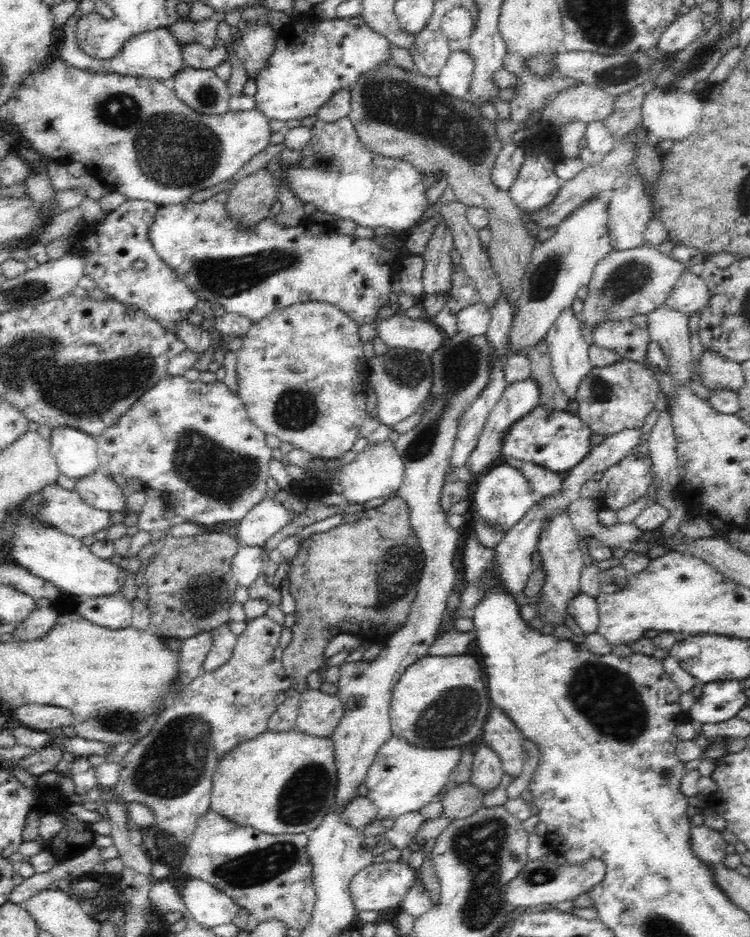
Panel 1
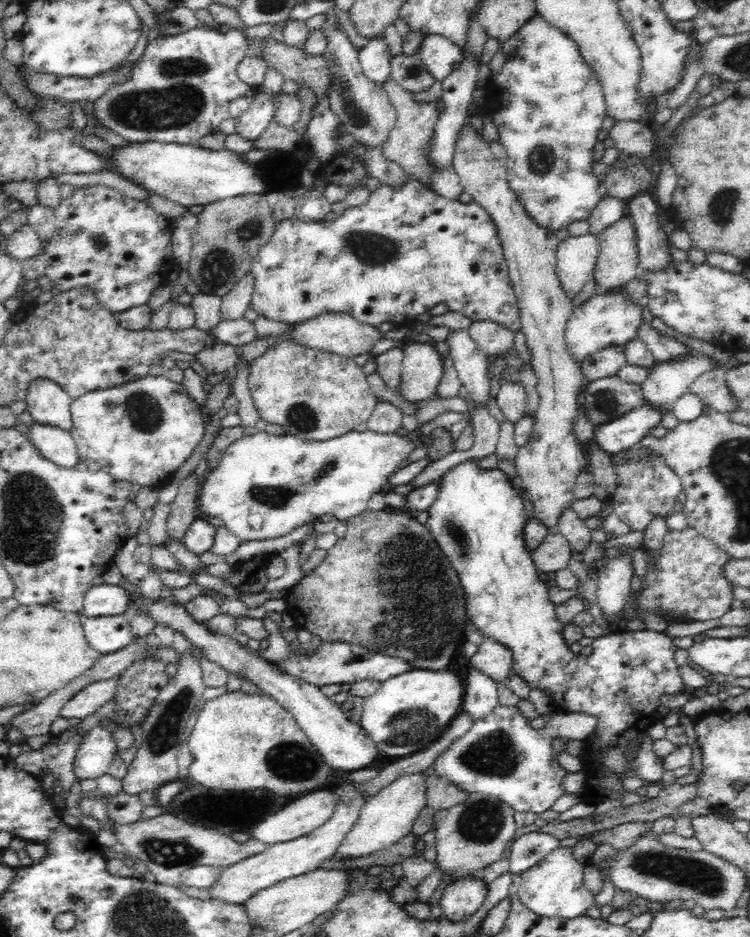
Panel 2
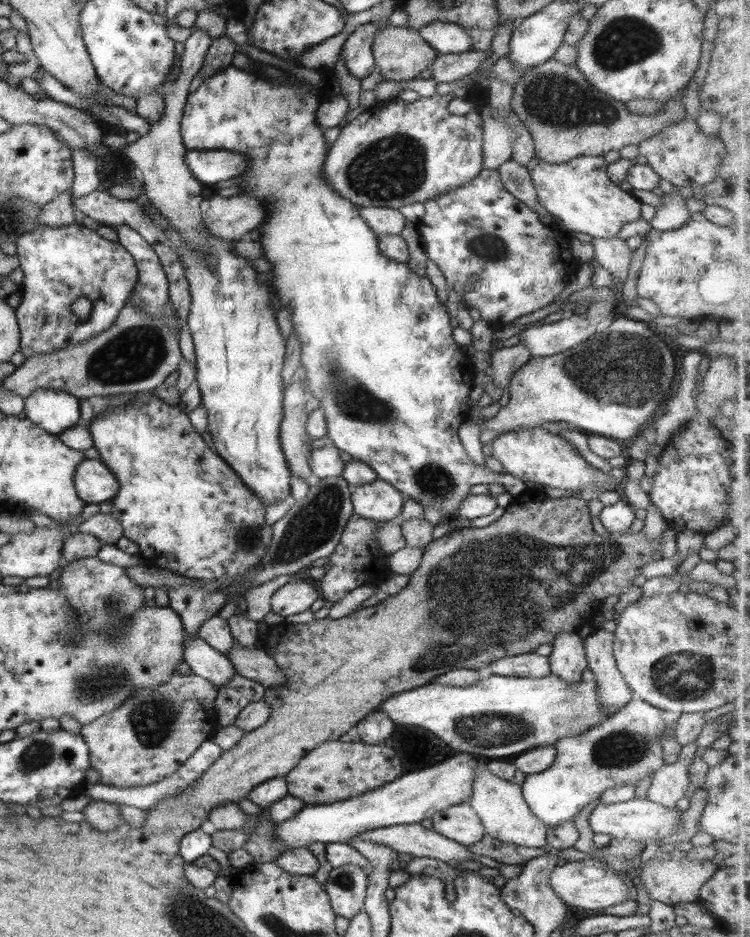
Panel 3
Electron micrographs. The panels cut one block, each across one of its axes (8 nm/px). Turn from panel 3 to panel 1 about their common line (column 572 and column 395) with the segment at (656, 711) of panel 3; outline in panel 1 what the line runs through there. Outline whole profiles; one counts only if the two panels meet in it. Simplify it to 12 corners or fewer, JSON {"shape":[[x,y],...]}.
{"shape":[[386,740],[364,778],[374,821],[439,798],[460,747]]}

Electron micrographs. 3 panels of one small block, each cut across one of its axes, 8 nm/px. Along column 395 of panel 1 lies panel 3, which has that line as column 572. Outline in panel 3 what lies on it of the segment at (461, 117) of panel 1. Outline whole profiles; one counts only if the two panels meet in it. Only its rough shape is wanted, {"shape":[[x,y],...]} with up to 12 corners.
{"shape":[[553,58],[513,86],[535,157],[553,164],[638,145],[687,115],[654,115]]}

